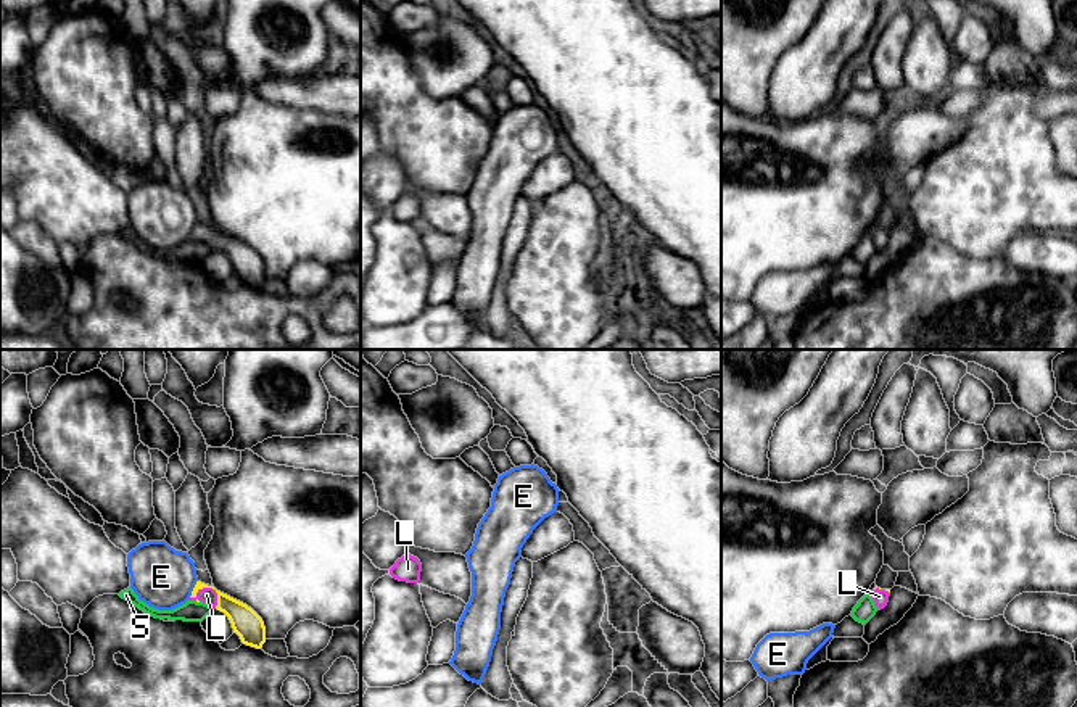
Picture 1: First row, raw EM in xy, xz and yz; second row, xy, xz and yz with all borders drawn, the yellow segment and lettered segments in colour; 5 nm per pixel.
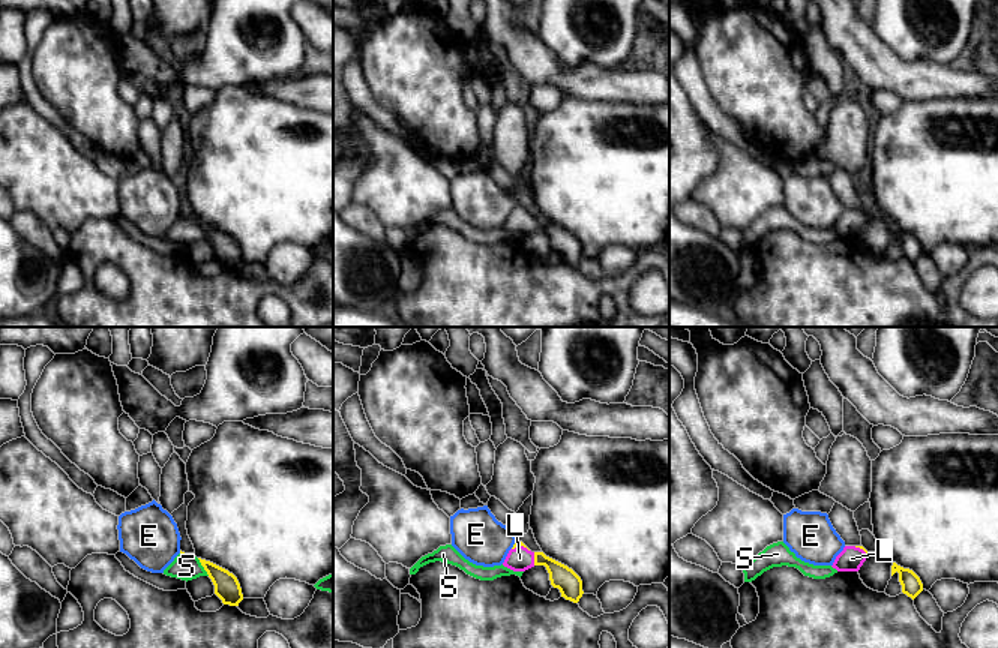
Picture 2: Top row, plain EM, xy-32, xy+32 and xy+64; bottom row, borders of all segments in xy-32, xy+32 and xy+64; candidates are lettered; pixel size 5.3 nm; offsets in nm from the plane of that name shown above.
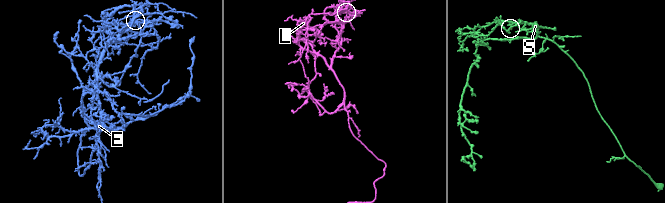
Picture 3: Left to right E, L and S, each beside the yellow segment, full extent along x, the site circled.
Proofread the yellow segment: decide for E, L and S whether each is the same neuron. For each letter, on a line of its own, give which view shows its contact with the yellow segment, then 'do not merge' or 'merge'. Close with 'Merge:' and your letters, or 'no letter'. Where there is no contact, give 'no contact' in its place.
E: meets yellow in xy; do not merge
L: meets yellow in xy; merge
S: no contact; do not merge
Merge: L

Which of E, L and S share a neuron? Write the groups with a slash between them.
E / L / S

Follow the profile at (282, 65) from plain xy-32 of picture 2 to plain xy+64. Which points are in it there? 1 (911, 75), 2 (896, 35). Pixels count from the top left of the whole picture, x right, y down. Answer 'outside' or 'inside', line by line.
1: outside
2: inside

